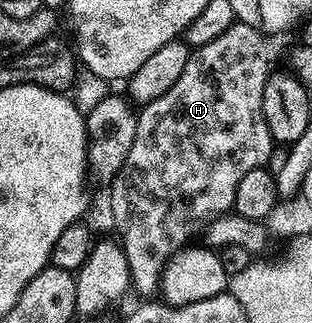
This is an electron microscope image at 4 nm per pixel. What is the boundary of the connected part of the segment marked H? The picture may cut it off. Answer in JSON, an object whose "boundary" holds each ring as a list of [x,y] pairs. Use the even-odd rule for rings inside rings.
{"boundary":[[[239,21],[233,23],[230,29],[226,29],[226,33],[222,33],[222,37],[214,37],[214,41],[210,41],[210,45],[195,48],[188,56],[186,69],[182,69],[182,77],[178,77],[178,81],[174,81],[174,85],[170,85],[170,89],[166,89],[166,93],[162,93],[162,97],[158,97],[158,101],[143,104],[142,110],[136,116],[134,145],[130,145],[130,153],[126,153],[126,161],[122,165],[122,169],[118,169],[118,173],[111,181],[110,190],[112,192],[108,195],[108,203],[112,206],[112,219],[116,222],[117,229],[120,230],[121,236],[119,235],[119,238],[122,240],[122,246],[126,253],[126,261],[130,265],[131,290],[133,292],[136,290],[138,294],[144,295],[140,297],[152,297],[159,292],[160,272],[164,270],[169,259],[180,250],[181,246],[189,242],[188,223],[194,222],[195,219],[205,218],[204,220],[207,220],[209,217],[231,212],[236,206],[238,181],[242,181],[242,177],[246,177],[246,173],[250,173],[250,169],[258,169],[269,162],[267,159],[272,155],[274,140],[266,125],[266,117],[262,113],[262,93],[266,89],[266,81],[270,74],[268,43],[263,38],[267,39],[257,28]]]}

